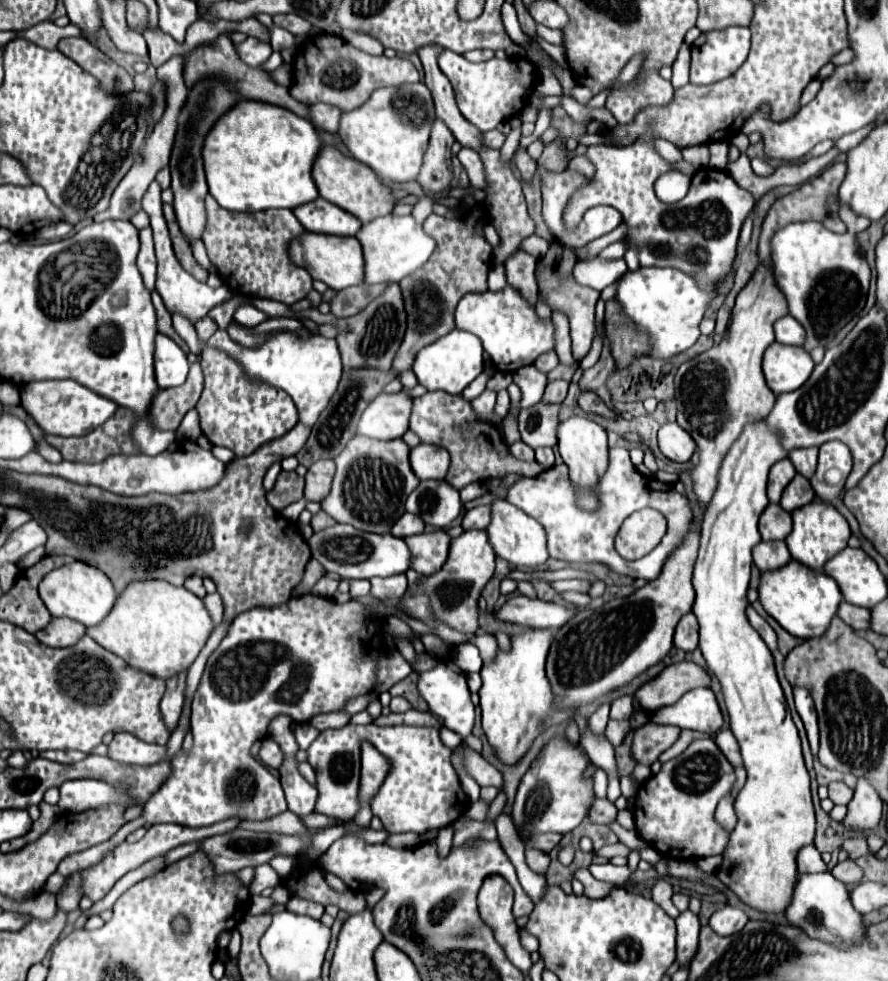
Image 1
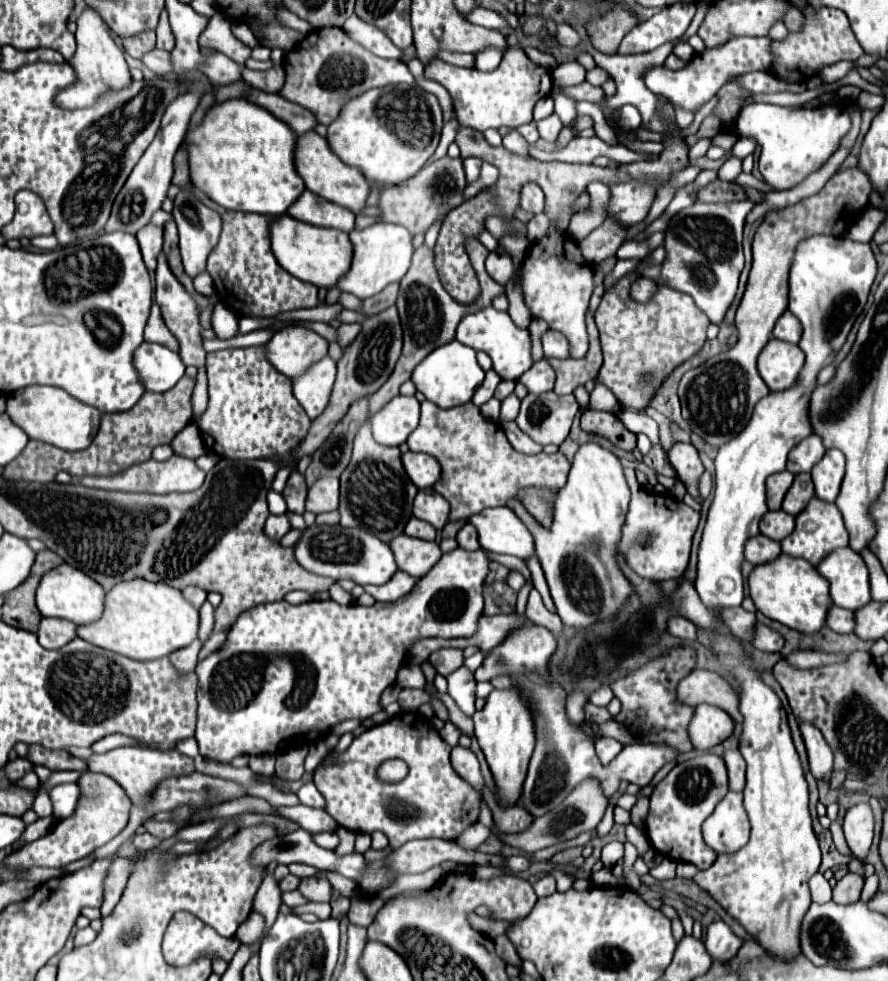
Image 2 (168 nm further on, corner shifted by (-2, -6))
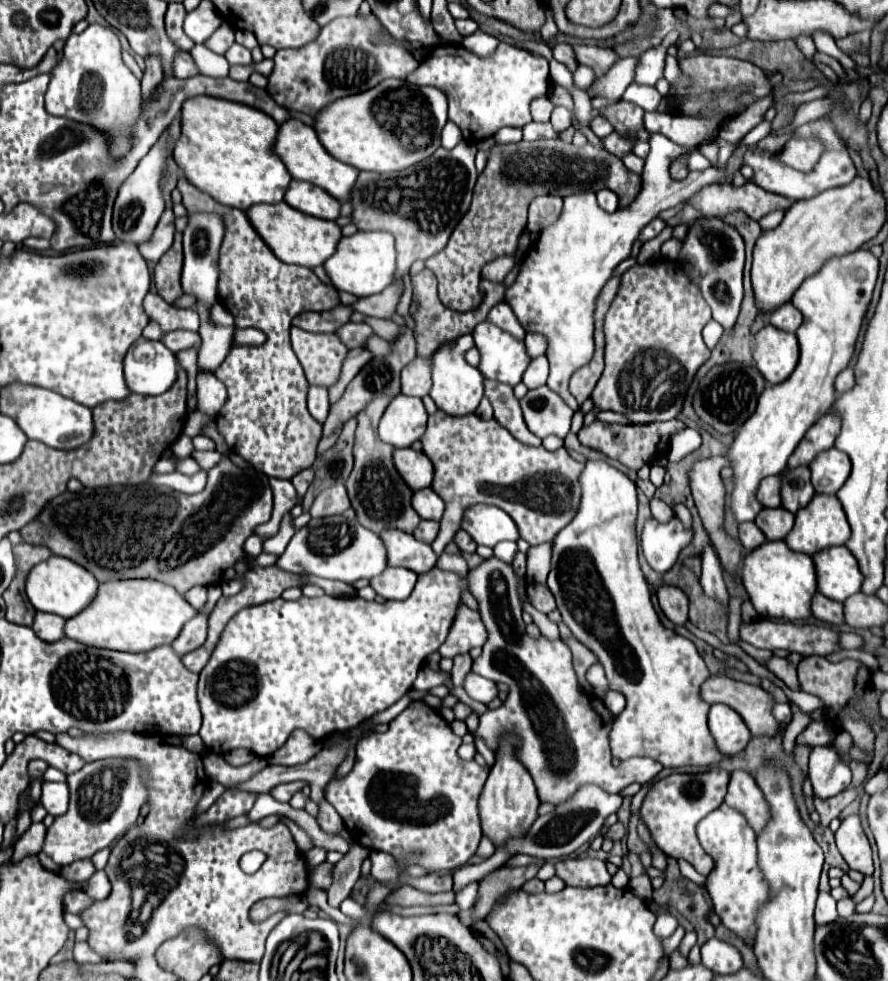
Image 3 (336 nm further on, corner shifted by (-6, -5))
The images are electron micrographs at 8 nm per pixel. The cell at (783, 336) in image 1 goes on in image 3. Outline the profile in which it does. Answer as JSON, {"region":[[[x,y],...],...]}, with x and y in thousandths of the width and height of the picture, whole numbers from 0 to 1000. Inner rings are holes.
{"region":[[[884,308],[882,312],[877,312],[875,316],[868,318],[866,328],[868,328],[873,334],[877,334],[877,336],[895,338],[895,336],[902,332],[904,322],[902,322],[902,318],[900,318],[891,308]]]}

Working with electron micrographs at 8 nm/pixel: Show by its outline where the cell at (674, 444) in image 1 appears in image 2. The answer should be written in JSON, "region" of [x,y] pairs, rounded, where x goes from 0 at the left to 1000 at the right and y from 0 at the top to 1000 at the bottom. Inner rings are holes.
{"region":[[[760,452],[753,460],[753,470],[758,478],[762,480],[765,488],[774,494],[774,503],[778,503],[783,509],[787,509],[785,503],[785,490],[792,482],[792,472],[785,464],[785,458],[778,452]]]}

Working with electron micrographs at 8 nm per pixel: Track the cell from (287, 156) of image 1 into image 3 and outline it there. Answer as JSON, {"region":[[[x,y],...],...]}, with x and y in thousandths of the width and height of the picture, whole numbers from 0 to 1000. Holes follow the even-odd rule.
{"region":[[[213,100],[208,108],[204,110],[204,139],[197,145],[195,161],[199,169],[204,171],[206,179],[222,190],[226,196],[235,198],[240,204],[278,214],[285,208],[310,208],[316,206],[321,200],[321,194],[328,186],[328,179],[321,171],[321,167],[305,155],[305,149],[312,139],[312,124],[303,120],[294,112],[285,112],[283,108],[271,108],[269,104],[253,104],[251,100]]]}

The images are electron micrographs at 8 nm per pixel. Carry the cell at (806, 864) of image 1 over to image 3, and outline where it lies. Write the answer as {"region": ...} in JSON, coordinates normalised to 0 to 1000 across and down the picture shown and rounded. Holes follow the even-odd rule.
{"region":[[[925,909],[920,915],[920,926],[918,926],[918,942],[920,944],[929,944],[943,938],[943,926],[940,926],[940,917],[936,911]]]}

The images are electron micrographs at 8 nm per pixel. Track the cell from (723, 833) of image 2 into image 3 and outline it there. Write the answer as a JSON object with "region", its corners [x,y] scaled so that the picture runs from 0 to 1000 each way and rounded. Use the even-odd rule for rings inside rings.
{"region":[[[812,820],[785,840],[785,854],[792,866],[805,877],[805,885],[794,899],[794,905],[803,917],[805,932],[812,936],[816,946],[830,952],[841,964],[848,964],[852,952],[852,924],[866,915],[866,901],[852,883],[850,848],[830,826]]]}

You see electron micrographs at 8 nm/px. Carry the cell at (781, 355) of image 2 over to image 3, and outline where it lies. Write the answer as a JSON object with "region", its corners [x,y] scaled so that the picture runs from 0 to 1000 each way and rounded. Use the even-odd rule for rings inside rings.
{"region":[[[861,330],[850,340],[848,367],[852,377],[866,391],[877,391],[889,385],[900,367],[898,343],[873,336],[873,332]]]}

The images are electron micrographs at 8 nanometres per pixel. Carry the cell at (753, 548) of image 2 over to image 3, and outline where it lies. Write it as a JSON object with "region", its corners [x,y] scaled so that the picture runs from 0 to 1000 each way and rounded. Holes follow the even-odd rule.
{"region":[[[834,532],[832,534],[832,550],[839,557],[839,561],[846,563],[846,561],[850,561],[852,557],[857,557],[861,552],[861,546],[850,536],[850,532]]]}

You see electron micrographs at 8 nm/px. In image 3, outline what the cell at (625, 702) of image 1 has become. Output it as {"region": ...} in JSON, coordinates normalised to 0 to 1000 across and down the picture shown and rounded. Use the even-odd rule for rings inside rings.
{"region":[[[686,703],[679,712],[681,720],[690,726],[690,728],[697,728],[702,722],[704,722],[704,709],[699,705],[693,705],[693,703]]]}

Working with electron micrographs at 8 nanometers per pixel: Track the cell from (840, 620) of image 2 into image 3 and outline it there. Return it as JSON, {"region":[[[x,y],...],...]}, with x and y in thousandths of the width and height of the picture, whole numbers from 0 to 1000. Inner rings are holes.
{"region":[[[918,606],[913,614],[913,626],[934,636],[949,636],[949,616],[940,614],[927,606]]]}

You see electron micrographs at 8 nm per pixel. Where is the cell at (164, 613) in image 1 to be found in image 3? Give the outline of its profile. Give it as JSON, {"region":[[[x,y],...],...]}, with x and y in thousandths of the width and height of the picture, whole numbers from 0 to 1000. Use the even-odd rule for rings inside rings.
{"region":[[[132,591],[114,593],[109,610],[91,624],[73,634],[73,648],[98,659],[123,661],[134,665],[166,665],[184,656],[193,656],[208,634],[222,622],[190,595],[177,591]]]}

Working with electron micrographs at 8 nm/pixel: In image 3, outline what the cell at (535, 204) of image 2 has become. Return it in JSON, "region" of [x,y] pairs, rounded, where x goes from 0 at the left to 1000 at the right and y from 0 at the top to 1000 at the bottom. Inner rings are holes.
{"region":[[[607,200],[596,210],[596,228],[593,234],[598,239],[607,239],[614,234],[614,230],[620,230],[627,224],[627,218],[632,218],[634,202],[630,200]]]}

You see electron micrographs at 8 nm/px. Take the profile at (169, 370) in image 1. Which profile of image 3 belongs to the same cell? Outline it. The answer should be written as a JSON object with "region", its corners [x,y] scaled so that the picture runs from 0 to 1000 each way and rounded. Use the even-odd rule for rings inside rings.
{"region":[[[157,345],[139,367],[141,391],[148,400],[177,404],[193,396],[199,383],[199,367],[181,349]]]}

